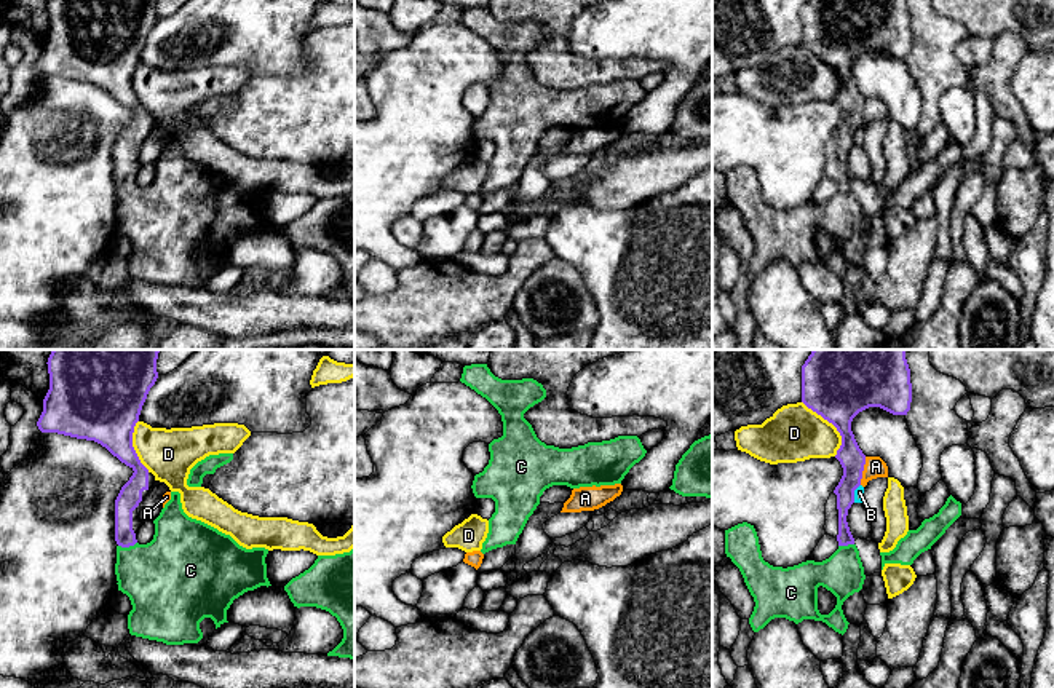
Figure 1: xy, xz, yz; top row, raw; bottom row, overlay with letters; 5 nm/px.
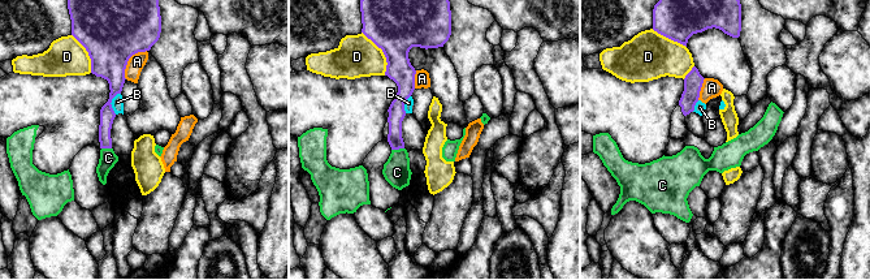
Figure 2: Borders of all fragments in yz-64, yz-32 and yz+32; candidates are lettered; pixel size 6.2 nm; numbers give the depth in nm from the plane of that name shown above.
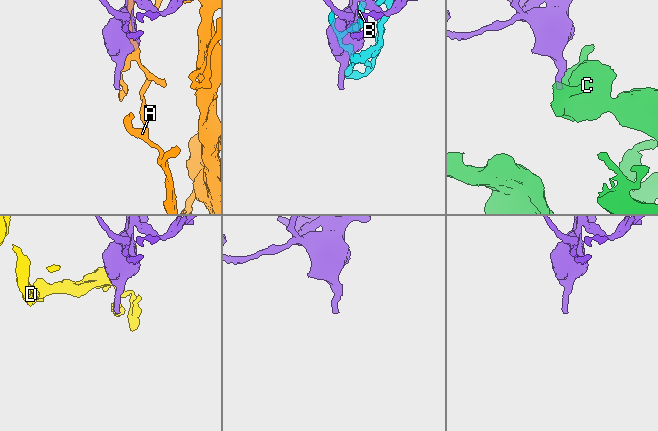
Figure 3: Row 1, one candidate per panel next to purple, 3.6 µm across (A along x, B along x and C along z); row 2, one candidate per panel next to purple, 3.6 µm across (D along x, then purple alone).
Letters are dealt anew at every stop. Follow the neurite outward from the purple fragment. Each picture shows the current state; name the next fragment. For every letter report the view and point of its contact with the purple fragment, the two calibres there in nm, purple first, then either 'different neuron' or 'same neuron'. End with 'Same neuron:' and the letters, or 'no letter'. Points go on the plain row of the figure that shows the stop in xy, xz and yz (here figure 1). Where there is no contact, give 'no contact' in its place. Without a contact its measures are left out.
A: contact yz (863, 112); calibres 130 and 100 nm; different neuron
B: contact yz (853, 136); calibres 130 and 50 nm; different neuron
C: contact xy (126, 189); calibres 120 and 400 nm; same neuron
D: contact yz (832, 66); calibres 320 and 280 nm; different neuron
Same neuron: C

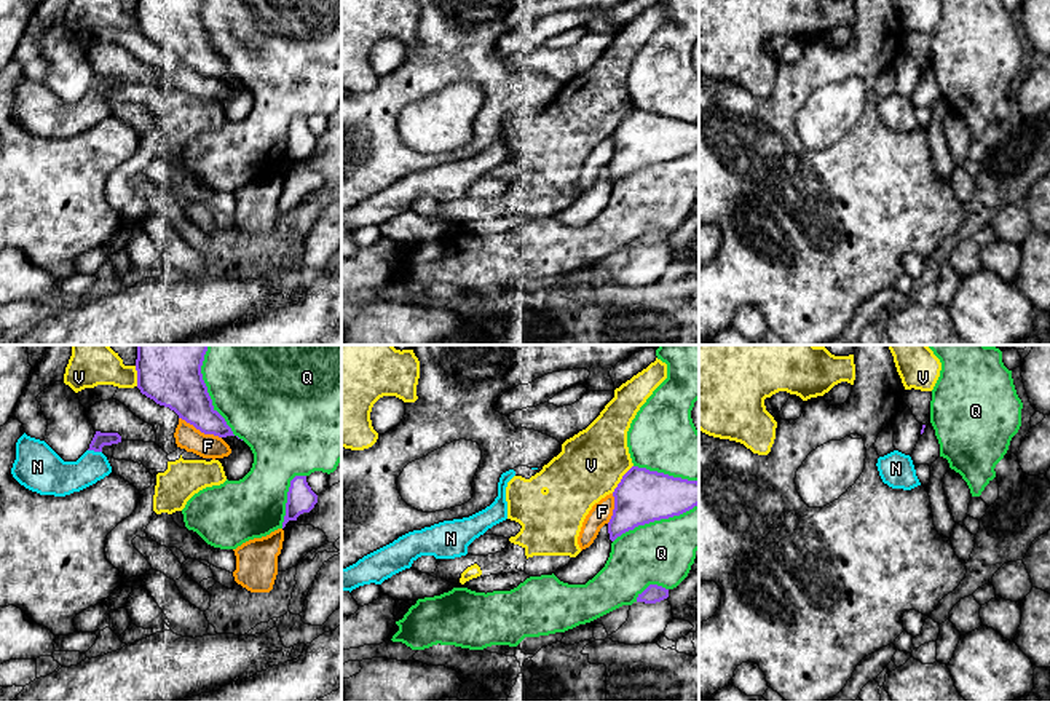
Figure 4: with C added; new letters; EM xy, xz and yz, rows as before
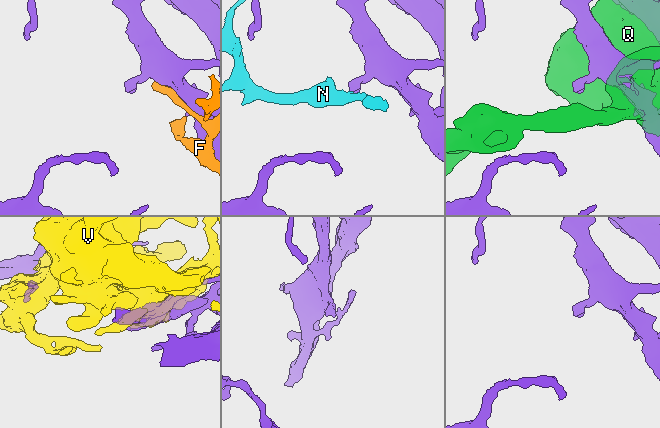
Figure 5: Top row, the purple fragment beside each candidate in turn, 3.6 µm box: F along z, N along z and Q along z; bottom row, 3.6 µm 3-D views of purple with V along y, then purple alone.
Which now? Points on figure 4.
F: contact xy (200, 72); calibres 240 and 130 nm; different neuron
N: contact xy (94, 93); calibres 70 and 190 nm; same neuron
Q: contact xy (211, 43); calibres 260 and 420 nm; different neuron
V: contact xz (621, 122); calibres 260 and 340 nm; different neuron
Same neuron: N

